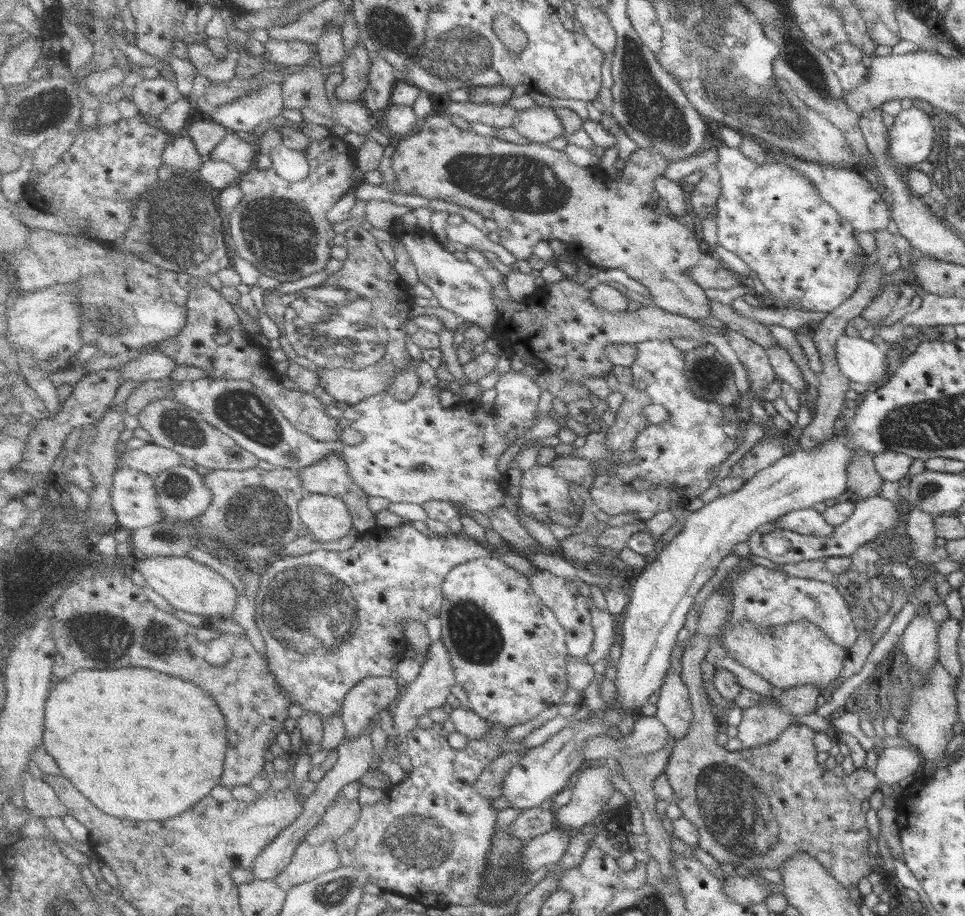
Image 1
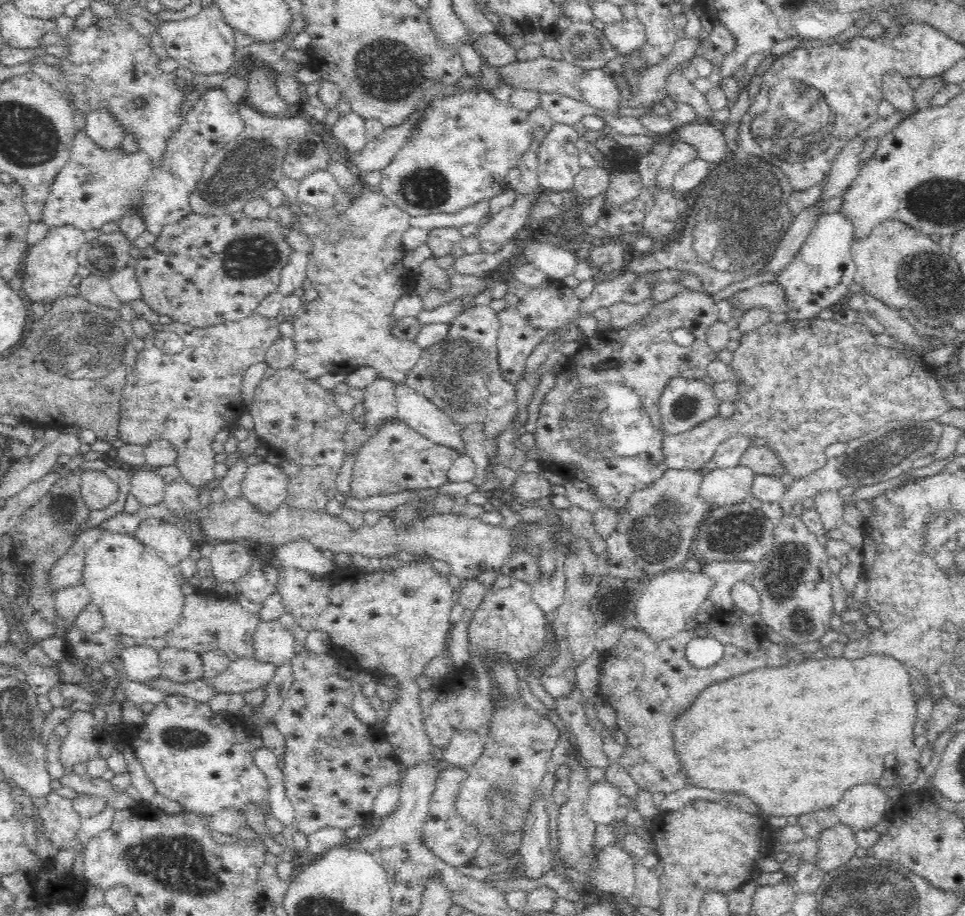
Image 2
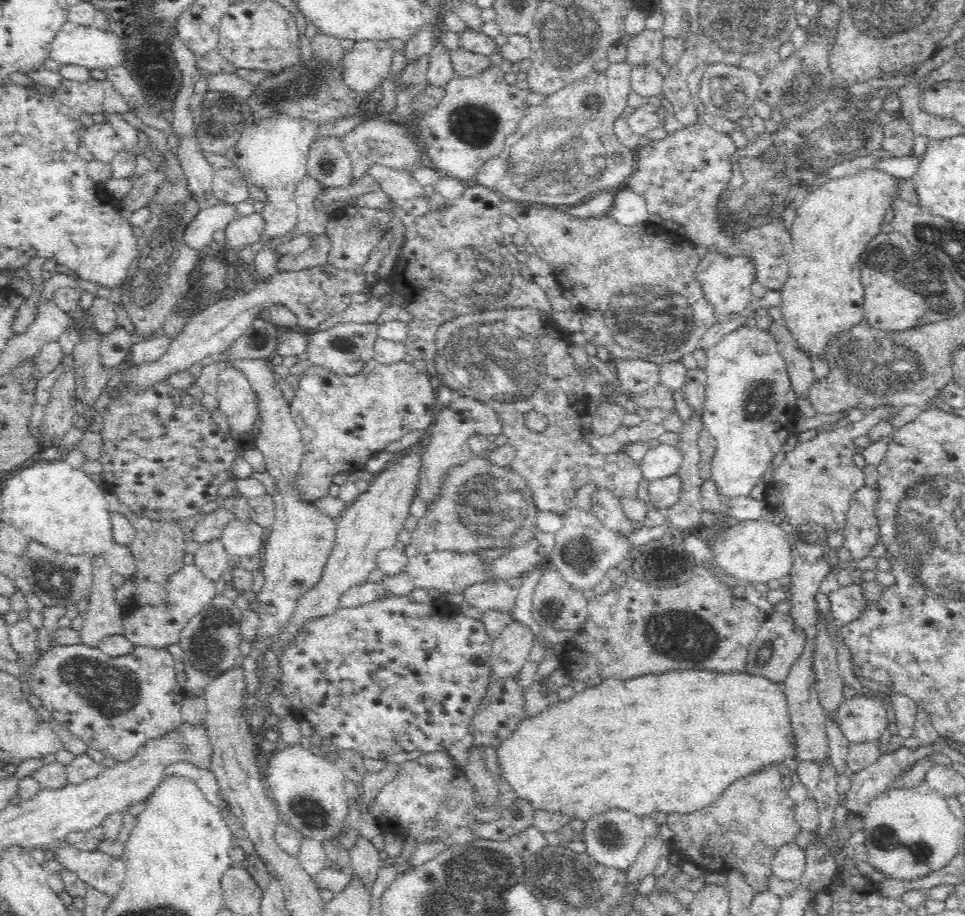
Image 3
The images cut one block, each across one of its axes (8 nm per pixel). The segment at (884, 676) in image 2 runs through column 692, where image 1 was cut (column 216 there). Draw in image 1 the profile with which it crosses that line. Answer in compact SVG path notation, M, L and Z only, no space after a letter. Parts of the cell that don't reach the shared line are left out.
M124 668L124 670L97 670L97 669L85 669L79 671L77 674L74 674L72 677L66 677L63 680L57 680L60 682L56 688L52 689L52 698L50 698L50 702L48 702L47 712L47 720L46 726L48 726L48 730L46 730L46 746L48 746L48 750L50 750L50 754L60 762L60 766L62 766L62 770L64 770L64 774L96 804L96 806L102 806L102 810L106 810L108 814L114 814L114 816L120 816L120 818L134 818L134 820L166 820L166 818L174 818L174 816L180 816L180 814L184 814L186 810L190 810L190 808L194 808L196 804L202 802L204 798L209 797L212 794L212 790L221 784L223 774L225 774L226 761L229 754L229 734L228 734L228 720L226 720L226 715L220 706L218 706L219 702L216 702L206 690L202 690L201 686L196 686L194 682L186 682L186 680L182 680L182 678L178 678L178 676L172 676L172 674L162 674L162 672L158 670L148 670L148 668Z

